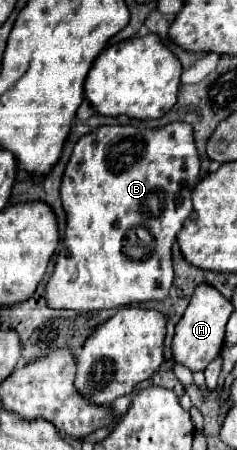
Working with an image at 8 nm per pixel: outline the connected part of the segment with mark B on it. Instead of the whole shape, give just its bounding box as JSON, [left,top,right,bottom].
[46,121,200,311]

